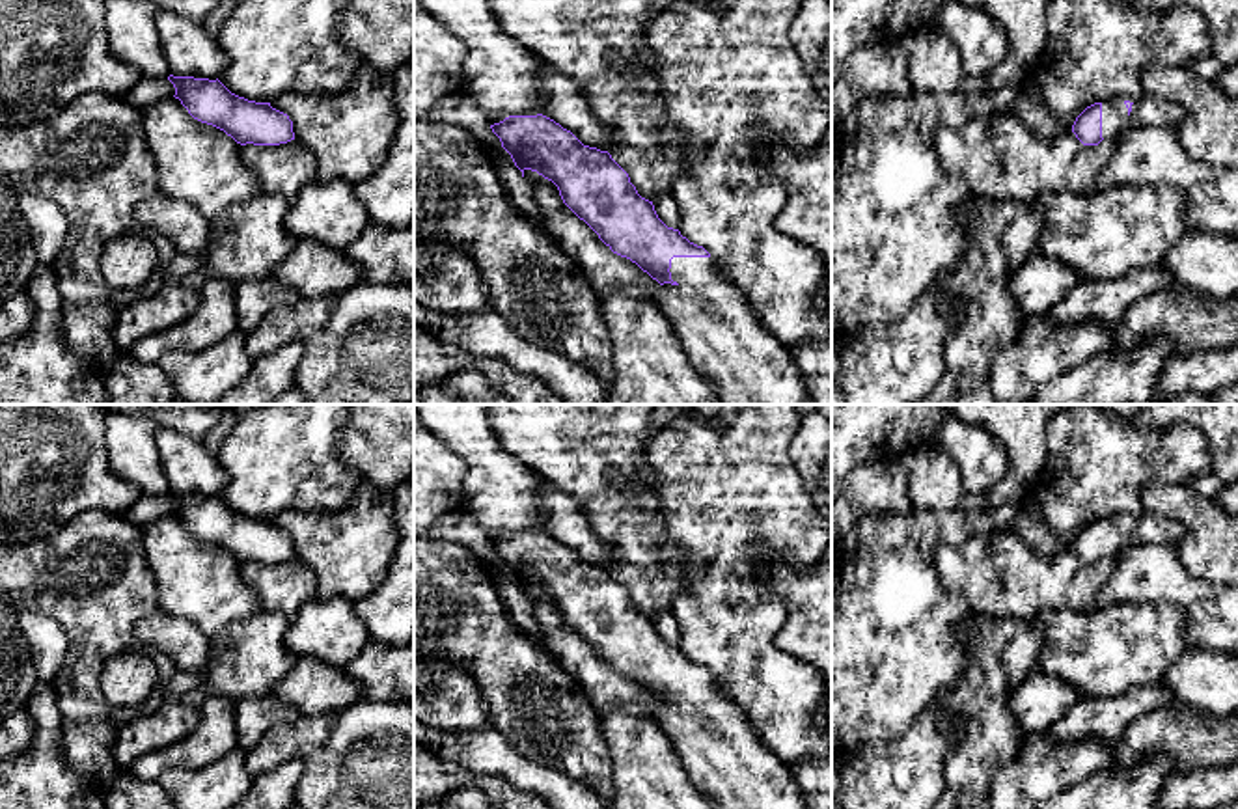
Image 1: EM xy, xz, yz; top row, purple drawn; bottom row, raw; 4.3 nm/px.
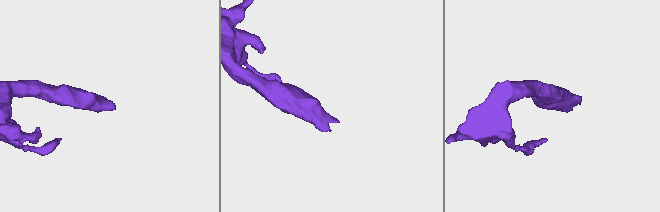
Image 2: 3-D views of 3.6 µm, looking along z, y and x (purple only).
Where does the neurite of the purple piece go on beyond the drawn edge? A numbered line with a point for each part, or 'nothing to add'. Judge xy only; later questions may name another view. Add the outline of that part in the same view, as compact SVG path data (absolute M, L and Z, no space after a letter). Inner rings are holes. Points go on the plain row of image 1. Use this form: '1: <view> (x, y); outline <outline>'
nothing to add

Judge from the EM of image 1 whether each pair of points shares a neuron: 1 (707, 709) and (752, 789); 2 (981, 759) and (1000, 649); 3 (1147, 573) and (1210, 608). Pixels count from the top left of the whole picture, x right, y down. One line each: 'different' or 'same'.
1: same
2: same
3: same

